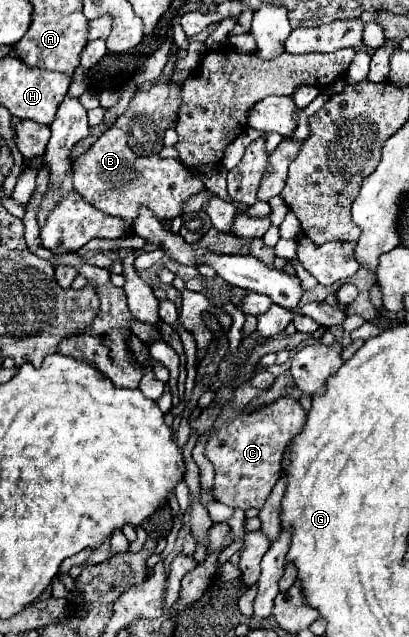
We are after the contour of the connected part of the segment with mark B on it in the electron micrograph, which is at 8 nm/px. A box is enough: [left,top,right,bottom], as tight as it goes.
[72,126,204,228]

